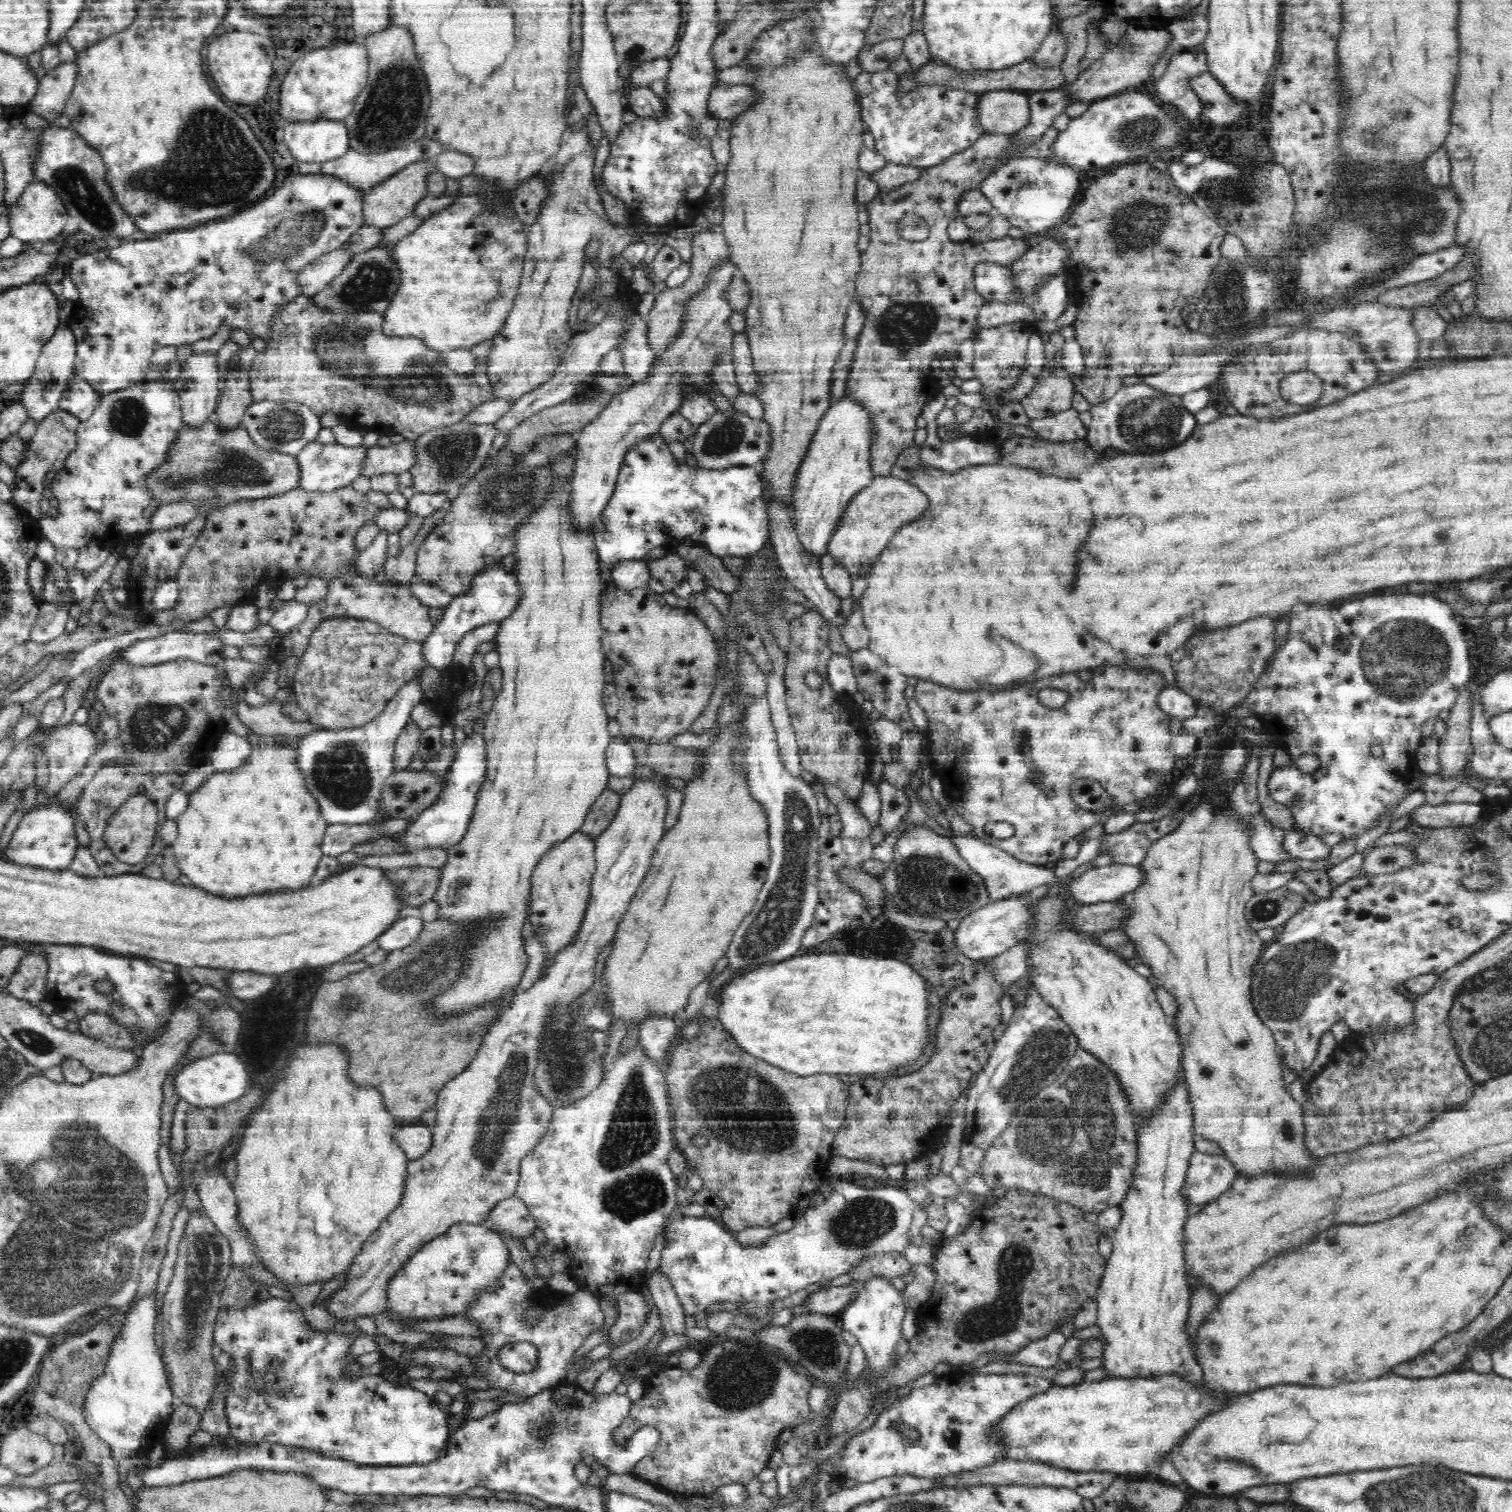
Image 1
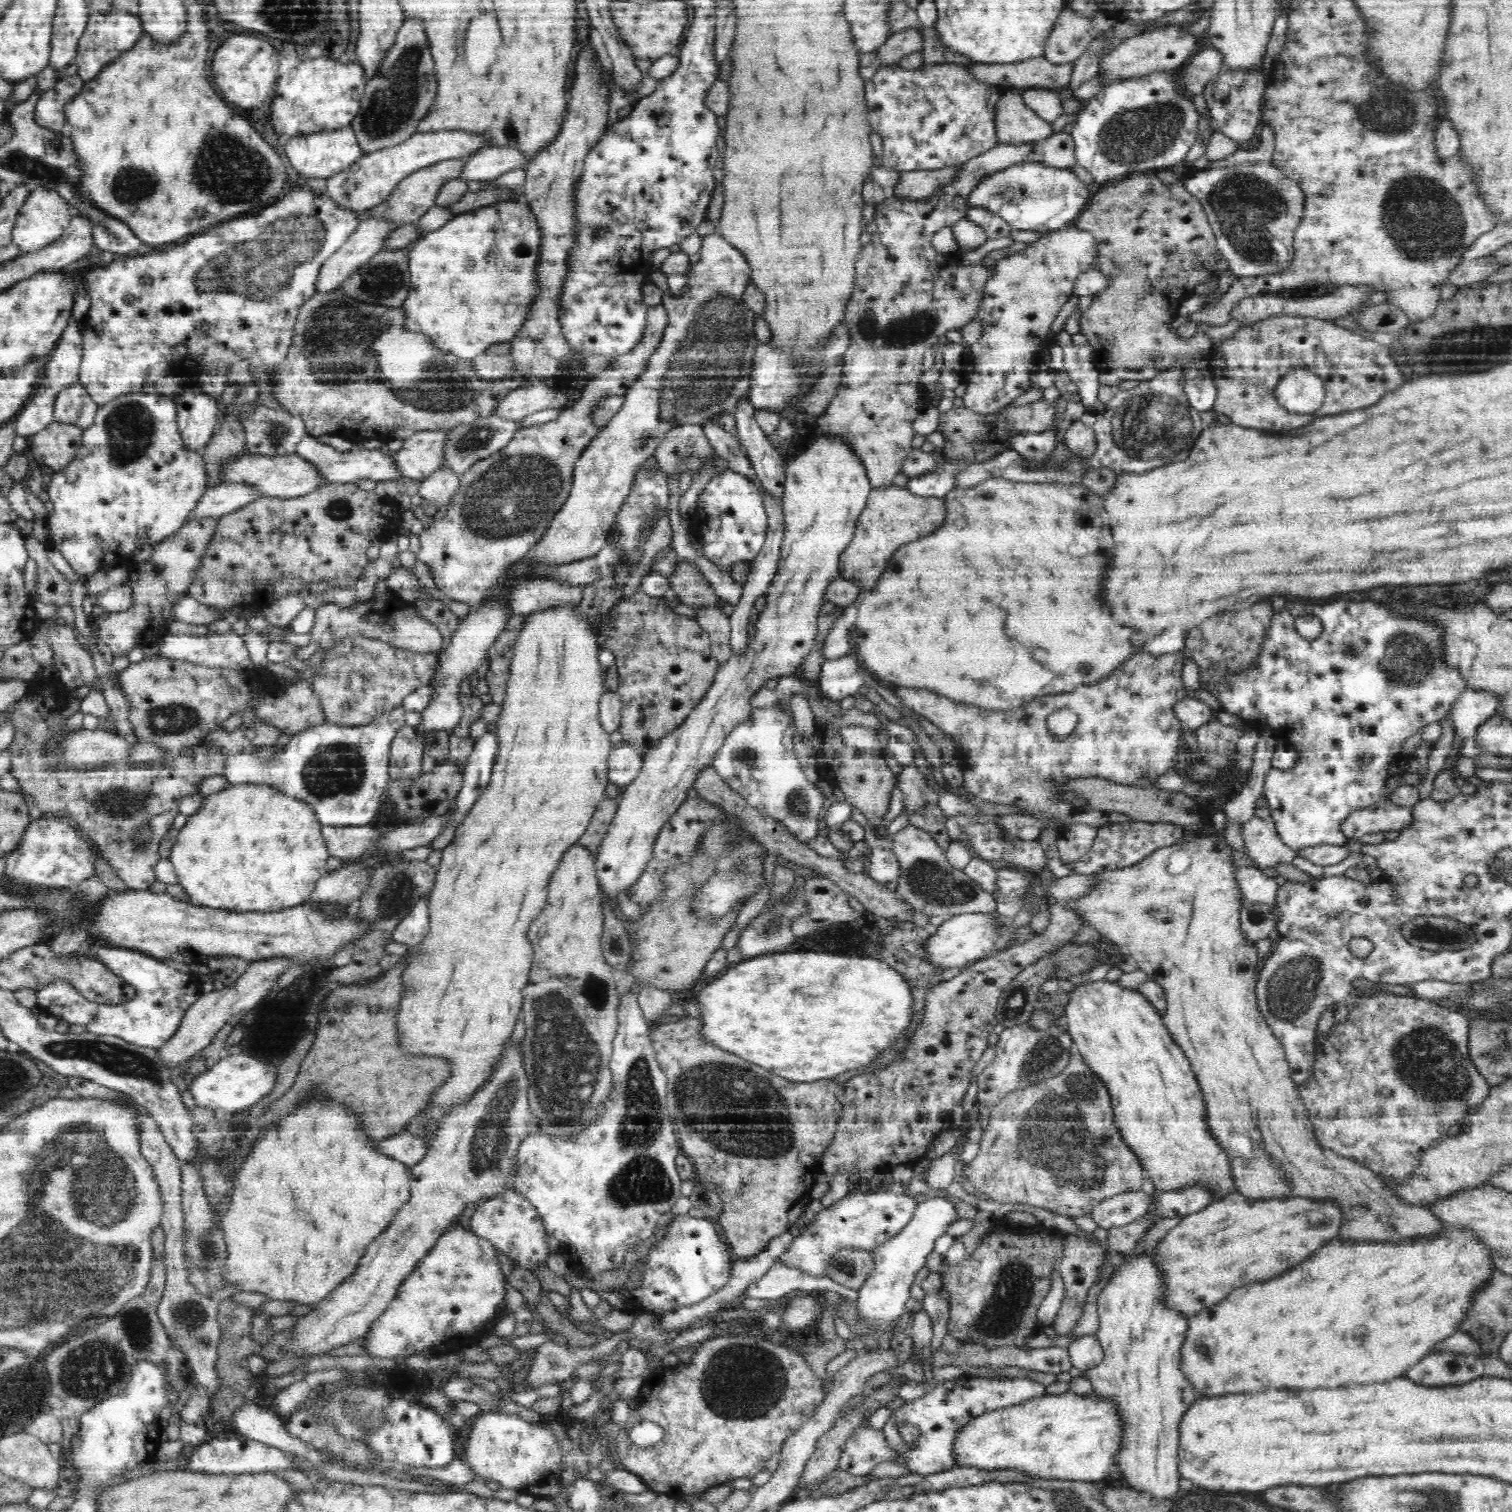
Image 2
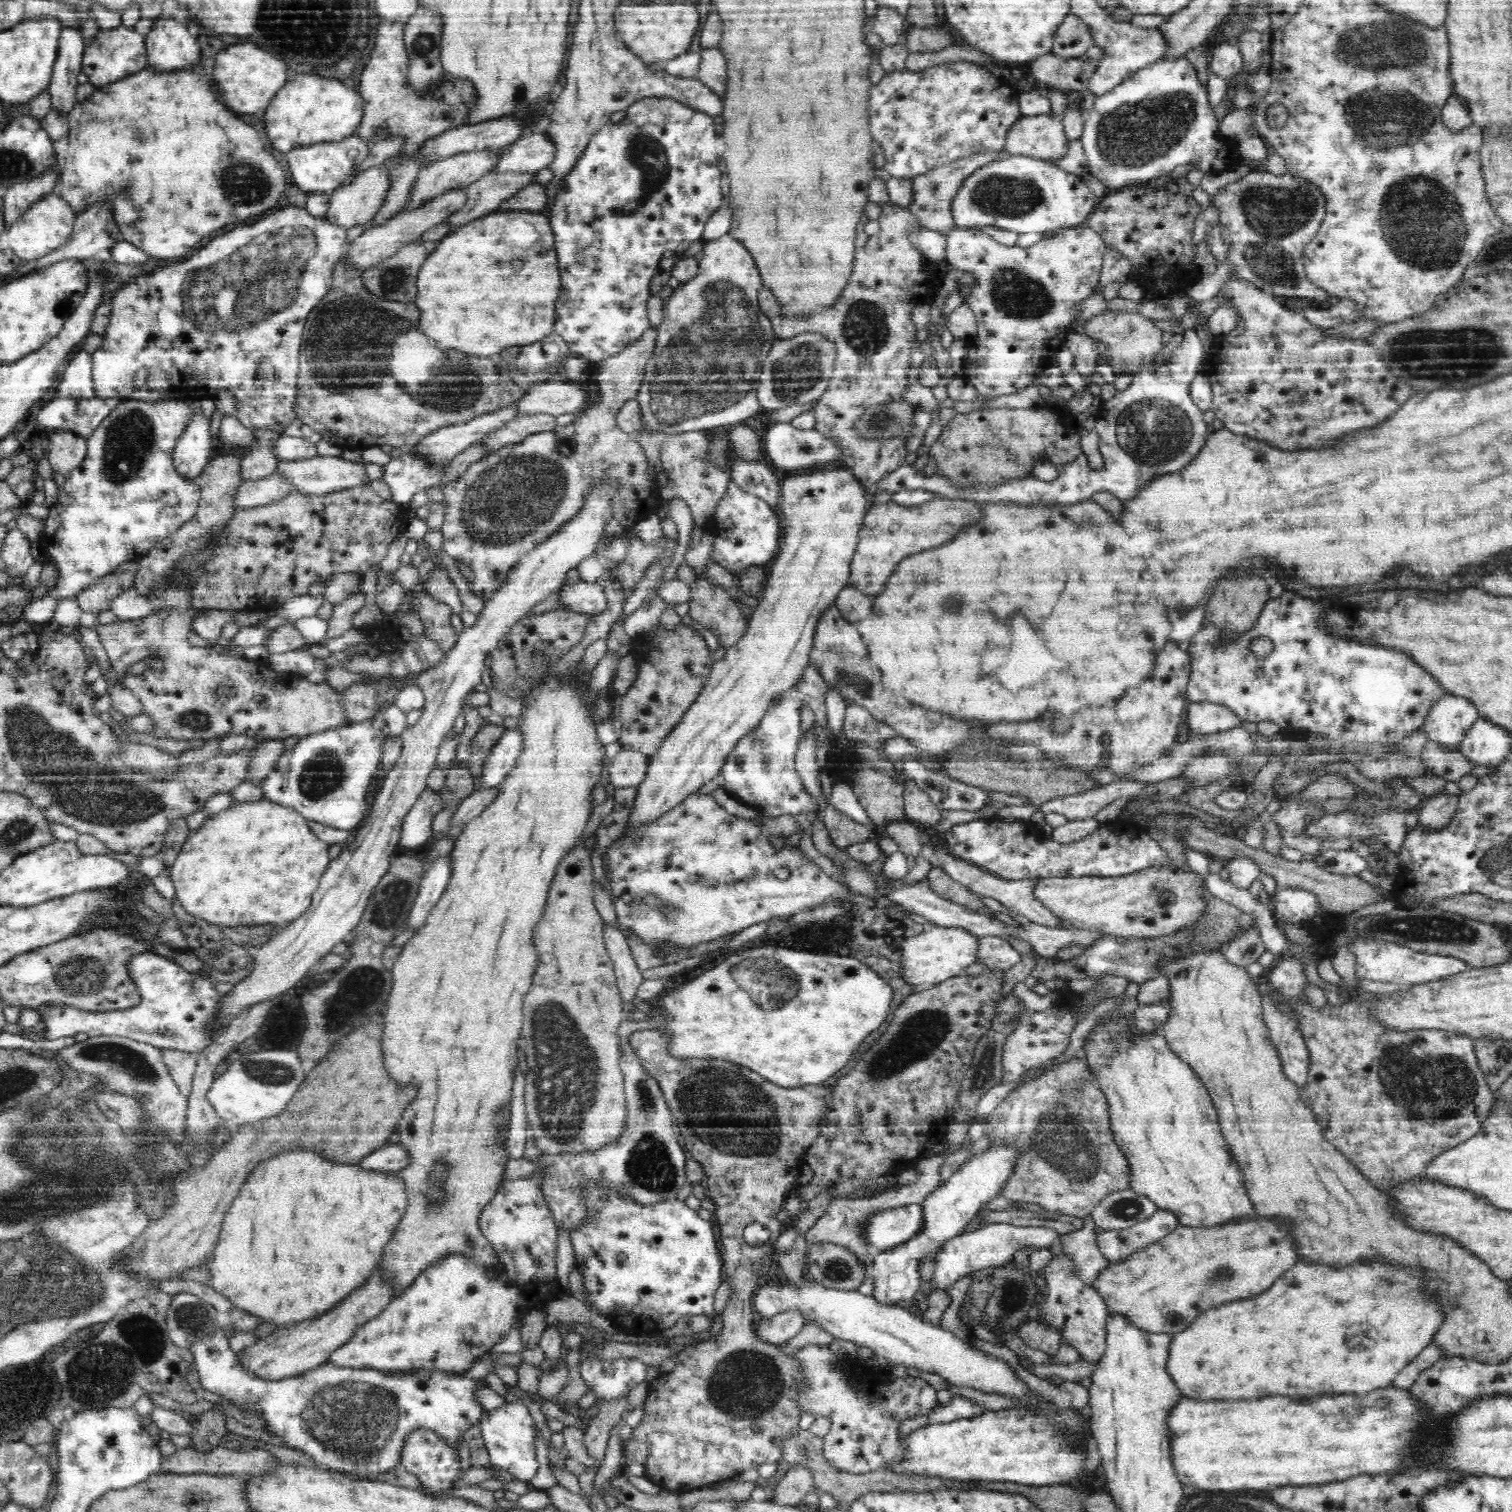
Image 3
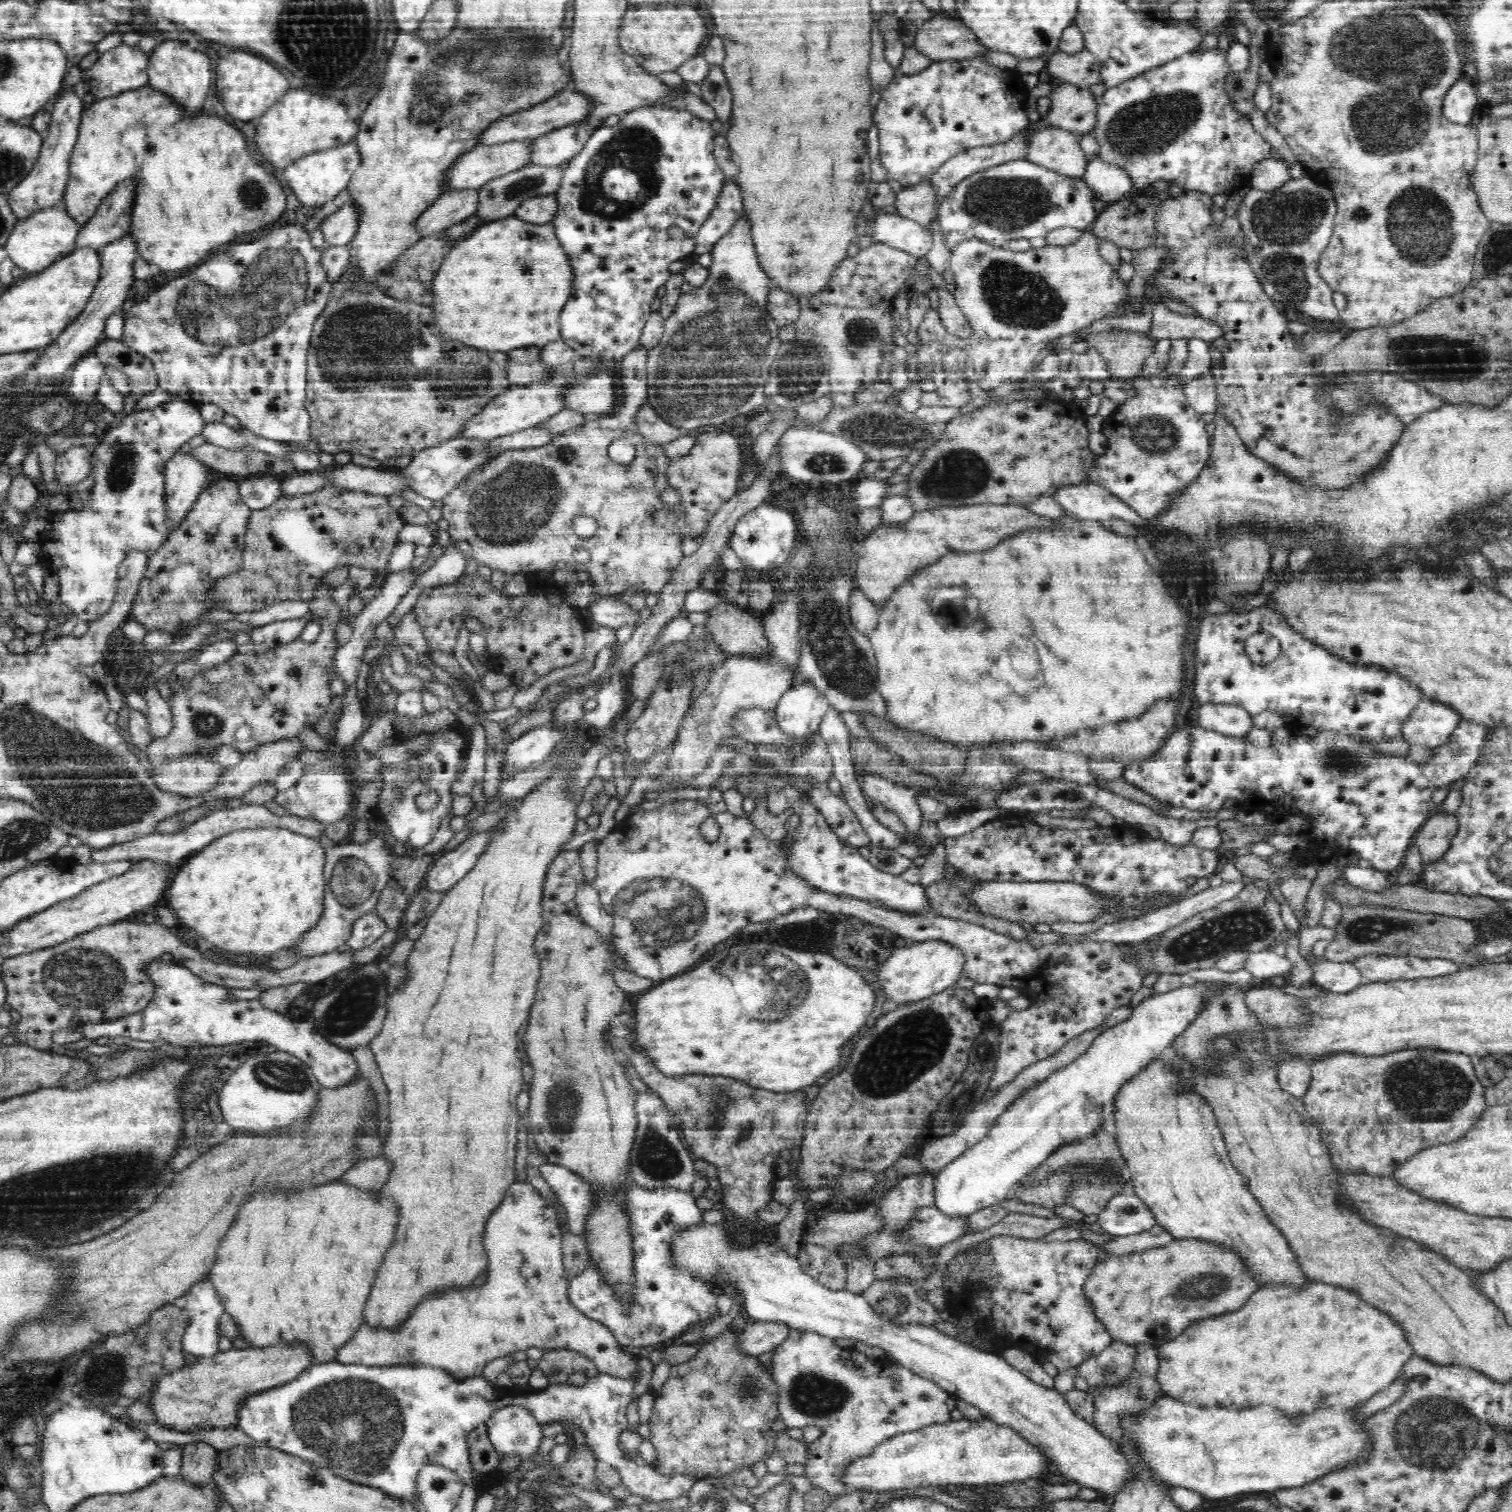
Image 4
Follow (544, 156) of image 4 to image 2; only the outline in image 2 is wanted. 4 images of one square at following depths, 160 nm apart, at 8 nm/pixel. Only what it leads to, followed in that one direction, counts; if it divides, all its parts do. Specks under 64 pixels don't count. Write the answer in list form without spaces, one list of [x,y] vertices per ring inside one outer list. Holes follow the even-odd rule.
[[[513,146],[482,147],[464,159],[459,180],[466,182],[491,181],[514,168],[524,169],[530,162],[530,158]]]

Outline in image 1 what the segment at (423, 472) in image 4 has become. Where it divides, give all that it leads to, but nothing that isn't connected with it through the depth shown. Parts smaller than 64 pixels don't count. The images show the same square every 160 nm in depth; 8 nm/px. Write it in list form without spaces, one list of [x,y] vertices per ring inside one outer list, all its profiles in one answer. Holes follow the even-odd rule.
[[[314,441],[307,444],[295,456],[300,467],[299,487],[308,492],[326,492],[350,485],[361,475],[360,471],[366,458],[367,448],[364,444],[348,447],[337,442],[322,444]]]

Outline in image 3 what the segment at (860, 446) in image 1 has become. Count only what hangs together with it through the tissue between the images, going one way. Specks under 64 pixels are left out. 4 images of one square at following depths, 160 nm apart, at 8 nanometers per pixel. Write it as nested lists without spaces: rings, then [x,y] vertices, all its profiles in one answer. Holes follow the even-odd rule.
[[[844,465],[836,467],[828,467],[827,469],[814,469],[812,471],[804,471],[802,473],[794,473],[787,477],[781,486],[782,498],[782,524],[783,529],[783,543],[780,546],[780,552],[772,563],[768,566],[768,576],[763,587],[762,596],[759,598],[759,605],[754,608],[752,616],[748,619],[749,623],[747,631],[741,636],[741,639],[728,647],[725,658],[716,661],[709,672],[708,678],[705,680],[704,688],[701,689],[694,704],[684,713],[682,720],[670,731],[670,734],[662,740],[660,748],[654,755],[650,756],[650,762],[646,771],[644,780],[637,786],[638,792],[635,796],[635,801],[630,812],[630,818],[627,820],[627,828],[640,828],[640,824],[648,824],[649,821],[660,819],[668,810],[672,810],[674,806],[680,804],[688,795],[696,793],[704,786],[705,782],[712,780],[717,774],[720,774],[722,766],[728,754],[734,750],[736,743],[745,735],[748,734],[767,714],[768,704],[772,702],[772,698],[776,694],[783,694],[784,690],[796,686],[802,676],[804,669],[810,664],[809,657],[811,654],[814,634],[816,632],[817,621],[824,611],[832,604],[835,604],[836,597],[849,584],[850,578],[850,563],[852,557],[856,553],[856,548],[859,542],[859,534],[861,532],[864,516],[868,510],[869,504],[866,501],[866,490],[860,485],[860,480],[852,474]]]

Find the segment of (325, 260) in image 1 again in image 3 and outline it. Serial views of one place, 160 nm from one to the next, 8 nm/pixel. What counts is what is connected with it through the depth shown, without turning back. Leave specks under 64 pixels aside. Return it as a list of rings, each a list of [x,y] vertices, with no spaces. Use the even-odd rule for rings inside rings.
[[[464,189],[448,190],[433,198],[426,206],[418,207],[416,210],[400,212],[387,220],[383,226],[372,227],[371,230],[364,231],[360,236],[347,245],[347,264],[351,264],[360,271],[369,269],[378,264],[382,259],[396,254],[402,246],[419,240],[420,236],[426,230],[430,230],[436,224],[445,222],[451,214],[460,210],[466,204],[467,192]]]

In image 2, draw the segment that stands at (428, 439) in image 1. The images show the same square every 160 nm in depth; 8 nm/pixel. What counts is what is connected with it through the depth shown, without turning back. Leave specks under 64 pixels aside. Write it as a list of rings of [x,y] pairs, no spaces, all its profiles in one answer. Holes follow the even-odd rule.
[[[496,415],[480,417],[474,422],[451,428],[447,431],[441,468],[449,468],[460,478],[473,464],[504,448],[518,430],[520,430],[518,421],[506,420]]]

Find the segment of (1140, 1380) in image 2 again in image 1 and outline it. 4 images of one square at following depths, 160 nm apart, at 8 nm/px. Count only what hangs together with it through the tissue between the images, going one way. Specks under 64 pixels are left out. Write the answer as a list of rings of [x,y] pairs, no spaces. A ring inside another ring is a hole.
[[[1182,1077],[1179,1083],[1175,1084],[1174,1090],[1167,1096],[1166,1103],[1160,1103],[1159,1107],[1155,1108],[1155,1115],[1152,1115],[1151,1119],[1147,1120],[1148,1124],[1144,1124],[1142,1128],[1138,1128],[1138,1164],[1135,1168],[1134,1179],[1131,1180],[1131,1188],[1127,1192],[1126,1198],[1119,1204],[1119,1207],[1122,1209],[1122,1218],[1114,1231],[1110,1233],[1113,1249],[1110,1257],[1107,1259],[1106,1272],[1103,1274],[1102,1284],[1097,1288],[1098,1294],[1095,1296],[1098,1311],[1097,1325],[1100,1327],[1100,1333],[1107,1340],[1105,1350],[1102,1354],[1103,1363],[1100,1367],[1106,1369],[1106,1376],[1108,1377],[1151,1377],[1163,1374],[1176,1374],[1190,1383],[1198,1383],[1198,1386],[1200,1386],[1200,1382],[1204,1378],[1204,1375],[1201,1374],[1200,1363],[1196,1362],[1190,1332],[1187,1332],[1192,1290],[1188,1287],[1188,1279],[1185,1278],[1184,1274],[1184,1224],[1186,1224],[1186,1220],[1189,1217],[1189,1204],[1182,1197],[1180,1190],[1184,1188],[1187,1170],[1190,1166],[1190,1158],[1195,1153],[1194,1144],[1196,1140],[1194,1140],[1193,1134],[1194,1119],[1192,1118],[1192,1103],[1190,1103],[1188,1096],[1188,1085],[1186,1085],[1186,1081],[1184,1080],[1185,1077]]]

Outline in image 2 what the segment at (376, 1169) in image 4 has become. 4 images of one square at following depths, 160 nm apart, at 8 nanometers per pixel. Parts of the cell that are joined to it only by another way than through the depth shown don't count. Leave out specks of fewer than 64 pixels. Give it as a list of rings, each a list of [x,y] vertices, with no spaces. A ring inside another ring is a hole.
[[[406,1130],[398,1135],[382,1139],[377,1145],[382,1155],[398,1160],[408,1167],[418,1164],[429,1149],[423,1142],[420,1142],[420,1137]]]

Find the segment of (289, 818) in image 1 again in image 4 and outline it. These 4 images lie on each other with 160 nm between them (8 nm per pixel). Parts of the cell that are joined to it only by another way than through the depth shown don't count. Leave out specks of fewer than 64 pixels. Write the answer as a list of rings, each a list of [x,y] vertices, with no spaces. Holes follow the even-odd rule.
[[[258,827],[251,829],[238,829],[234,832],[220,836],[220,838],[212,840],[209,845],[204,846],[199,851],[194,852],[191,856],[181,862],[181,867],[175,874],[175,879],[172,880],[172,884],[168,887],[168,900],[166,904],[169,908],[172,908],[178,918],[182,920],[182,924],[194,928],[196,933],[206,940],[208,943],[216,946],[216,948],[222,948],[222,950],[228,950],[228,952],[234,952],[234,954],[254,954],[254,956],[268,956],[268,954],[274,954],[274,952],[280,952],[280,950],[286,950],[288,947],[294,947],[296,943],[310,930],[310,928],[316,926],[319,922],[319,916],[323,914],[324,908],[324,893],[326,891],[326,881],[324,880],[325,869],[324,846],[321,846],[319,839],[308,838],[307,836],[292,832],[288,828],[278,827]]]

